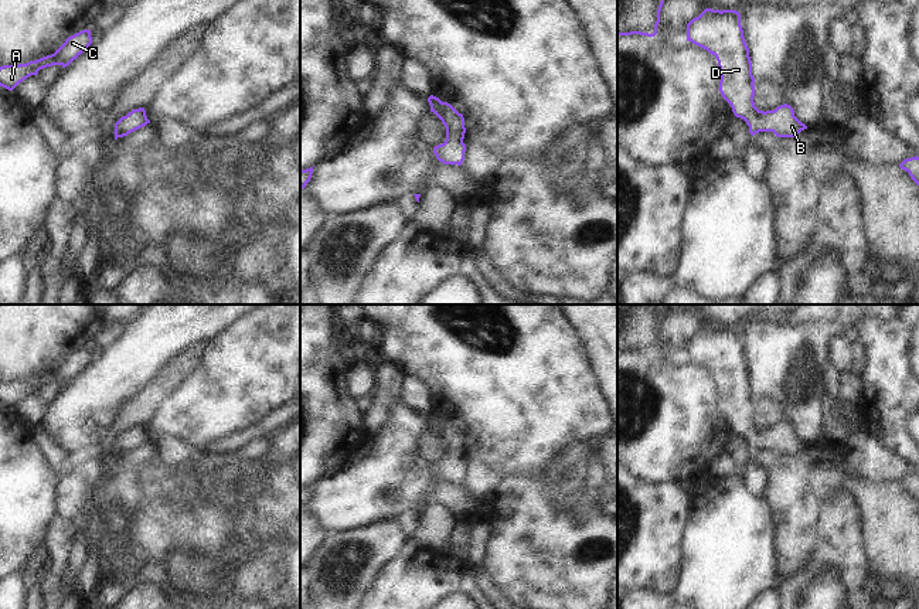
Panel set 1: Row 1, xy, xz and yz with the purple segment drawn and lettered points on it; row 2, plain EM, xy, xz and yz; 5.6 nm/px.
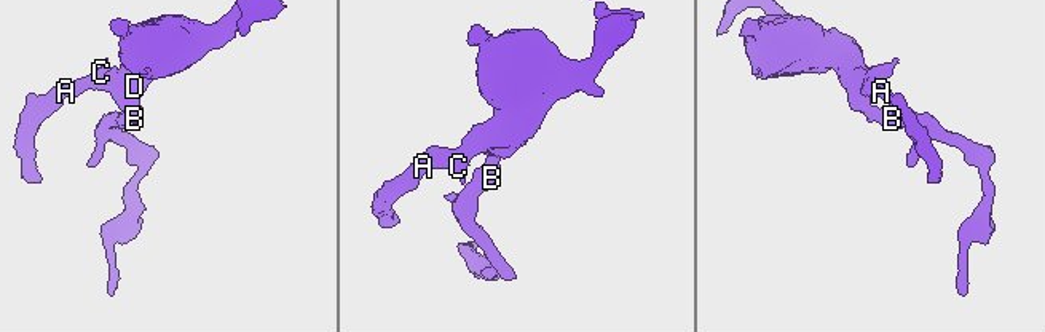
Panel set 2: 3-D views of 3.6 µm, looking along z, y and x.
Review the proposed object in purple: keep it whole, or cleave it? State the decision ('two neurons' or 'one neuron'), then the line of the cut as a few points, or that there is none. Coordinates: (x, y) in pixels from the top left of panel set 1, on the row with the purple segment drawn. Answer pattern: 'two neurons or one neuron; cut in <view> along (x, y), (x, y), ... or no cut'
one neuron; no cut

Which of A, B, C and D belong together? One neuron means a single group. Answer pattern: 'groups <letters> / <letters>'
groups A B C D

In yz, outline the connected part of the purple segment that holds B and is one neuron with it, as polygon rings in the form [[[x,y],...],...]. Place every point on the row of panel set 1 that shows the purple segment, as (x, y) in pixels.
[[[705,8],[687,24],[687,41],[717,58],[719,92],[734,115],[746,122],[752,136],[773,132],[777,137],[794,137],[807,129],[787,103],[766,112],[755,106],[755,78],[739,11]]]

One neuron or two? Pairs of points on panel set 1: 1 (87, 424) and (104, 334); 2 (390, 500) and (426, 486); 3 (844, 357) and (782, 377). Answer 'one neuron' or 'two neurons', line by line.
1: two neurons
2: one neuron
3: two neurons

